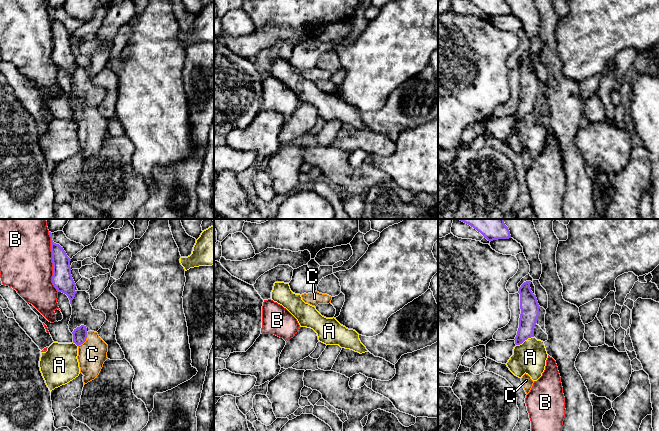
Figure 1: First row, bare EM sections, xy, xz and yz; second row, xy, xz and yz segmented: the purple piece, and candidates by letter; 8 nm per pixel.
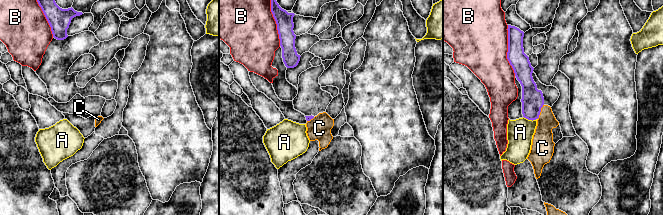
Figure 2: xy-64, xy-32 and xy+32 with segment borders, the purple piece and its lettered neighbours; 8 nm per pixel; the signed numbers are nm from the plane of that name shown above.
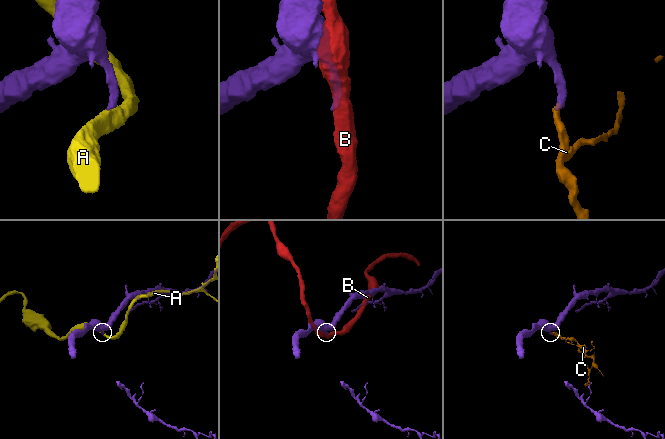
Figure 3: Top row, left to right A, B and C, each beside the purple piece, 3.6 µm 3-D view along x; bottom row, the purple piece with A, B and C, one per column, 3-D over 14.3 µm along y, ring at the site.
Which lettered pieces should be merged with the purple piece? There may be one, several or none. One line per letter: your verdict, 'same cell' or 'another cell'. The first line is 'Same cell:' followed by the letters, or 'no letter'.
Same cell: C
A: another cell
B: another cell
C: same cell

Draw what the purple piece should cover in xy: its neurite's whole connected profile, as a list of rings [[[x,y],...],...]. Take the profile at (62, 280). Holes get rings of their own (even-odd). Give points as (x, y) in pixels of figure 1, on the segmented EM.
[[[49,232],[51,237],[51,252],[53,263],[53,276],[52,283],[58,292],[66,294],[72,306],[72,300],[77,291],[75,290],[76,284],[71,275],[70,261],[63,247],[56,244],[52,240],[52,233]]]

